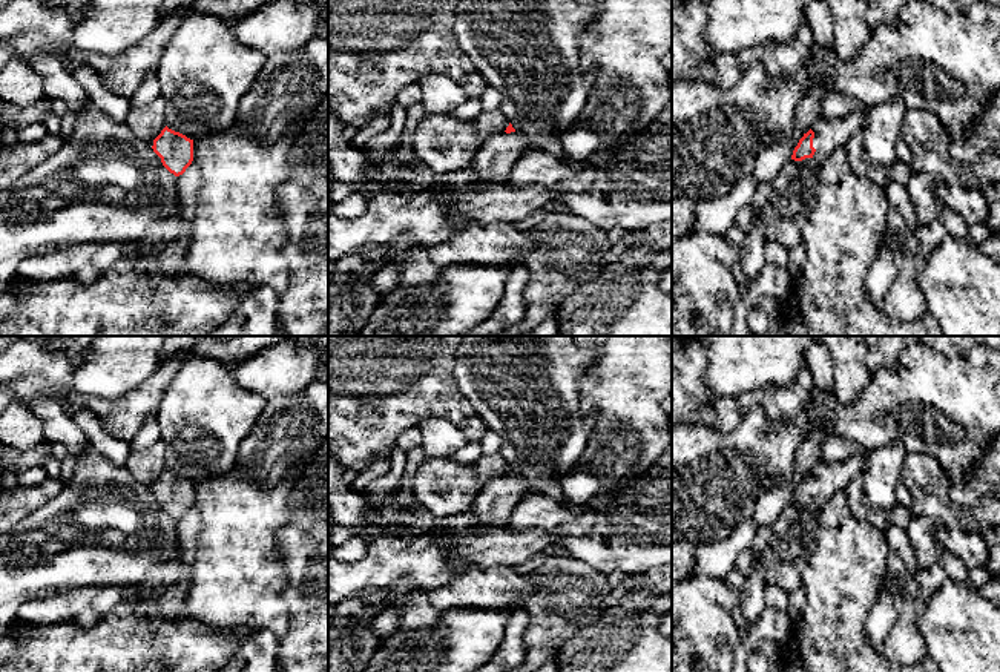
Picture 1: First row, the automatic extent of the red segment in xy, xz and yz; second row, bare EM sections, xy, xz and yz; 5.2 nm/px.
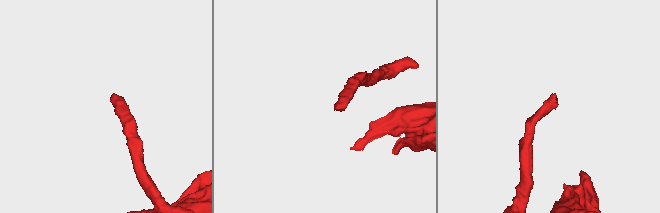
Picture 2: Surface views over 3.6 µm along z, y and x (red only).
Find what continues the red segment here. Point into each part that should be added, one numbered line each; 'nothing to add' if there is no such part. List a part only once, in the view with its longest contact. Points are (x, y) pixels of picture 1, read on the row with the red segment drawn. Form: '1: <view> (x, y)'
1: yz (828, 134)

